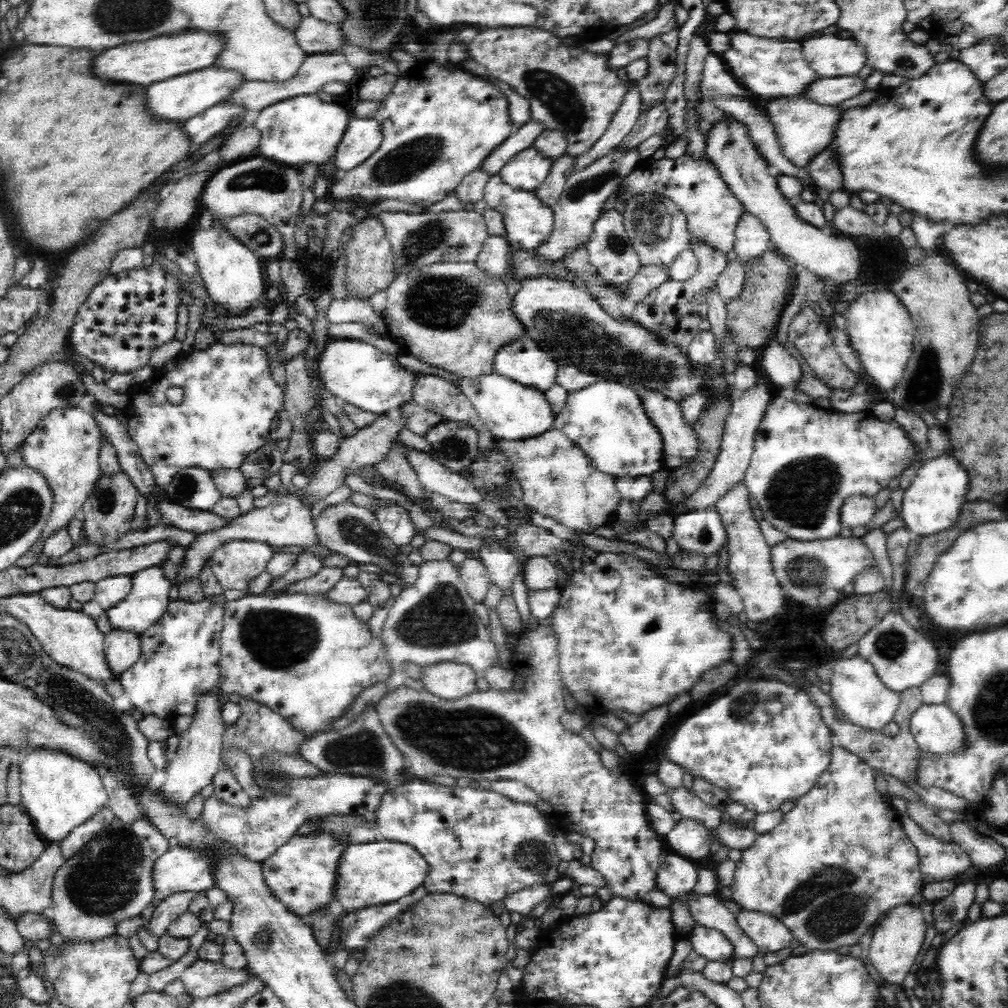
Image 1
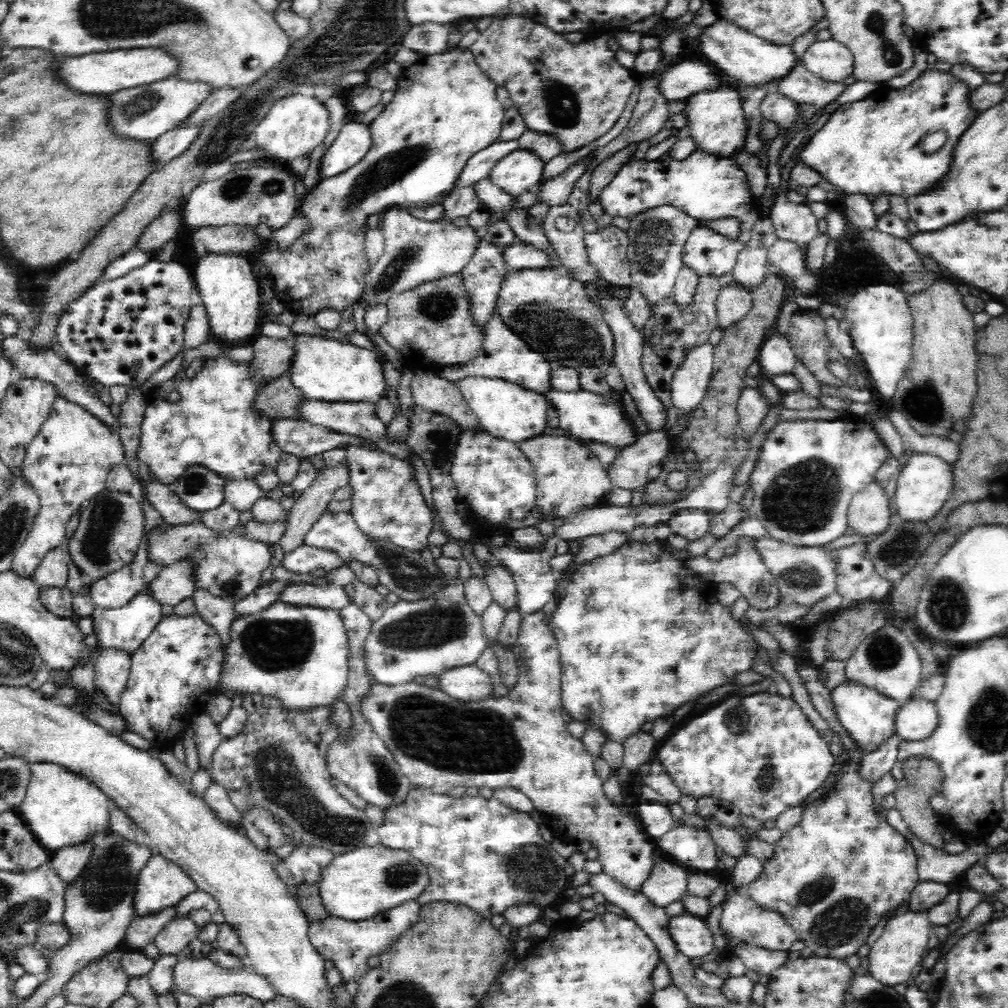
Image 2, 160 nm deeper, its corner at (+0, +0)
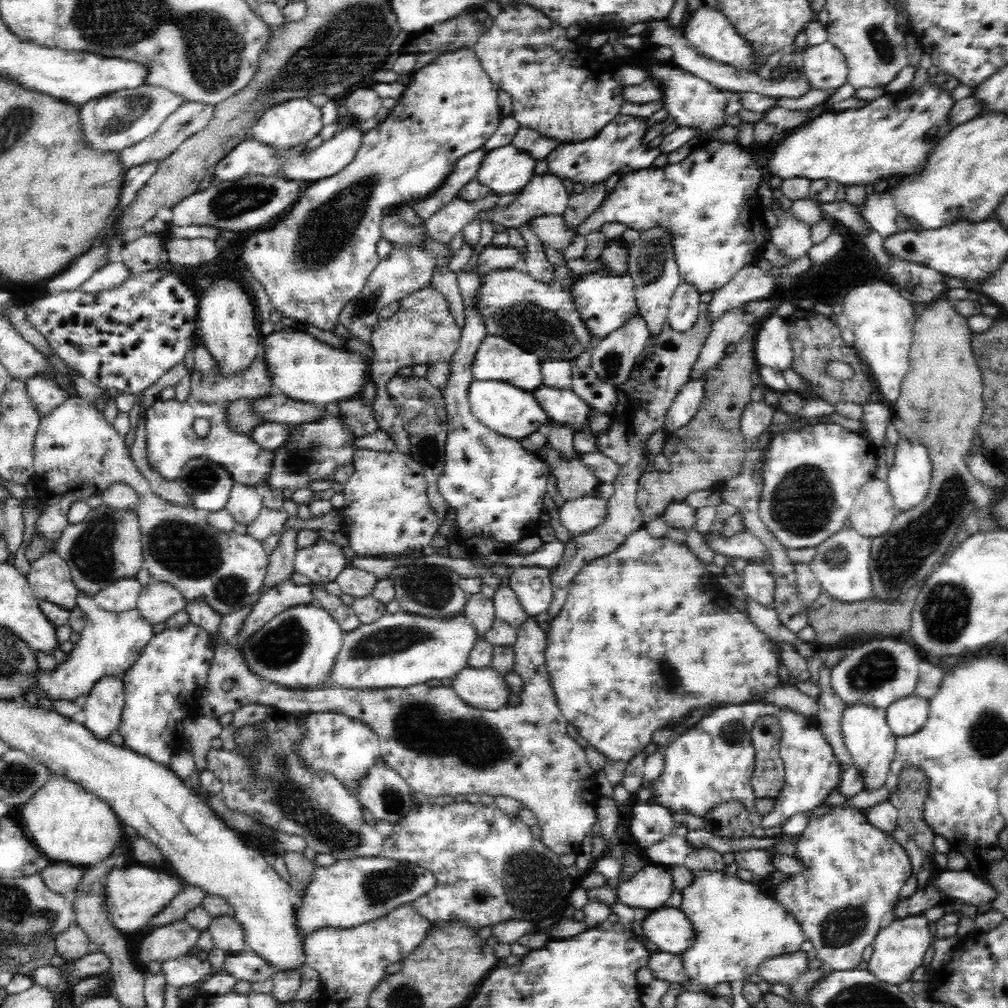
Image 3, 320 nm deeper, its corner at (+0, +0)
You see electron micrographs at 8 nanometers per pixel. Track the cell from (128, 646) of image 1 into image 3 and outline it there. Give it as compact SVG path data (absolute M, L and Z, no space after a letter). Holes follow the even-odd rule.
M122 676L101 678L84 698L82 723L97 739L108 739L121 723L124 708Z

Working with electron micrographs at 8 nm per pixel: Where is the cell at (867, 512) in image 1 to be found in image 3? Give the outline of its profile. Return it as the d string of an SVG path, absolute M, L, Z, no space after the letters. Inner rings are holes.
M873 475L857 495L848 519L860 535L874 539L890 531L897 514L887 482Z

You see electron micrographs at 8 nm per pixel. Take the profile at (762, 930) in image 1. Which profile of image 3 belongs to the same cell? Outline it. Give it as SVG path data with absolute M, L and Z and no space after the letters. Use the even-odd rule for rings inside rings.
M690 870L692 882L682 888L681 904L678 907L691 922L695 937L692 946L684 953L678 953L685 975L685 980L678 983L681 993L698 992L699 994L714 993L714 989L722 983L733 981L750 981L754 975L760 974L760 966L765 960L800 951L802 943L807 939L798 921L784 906L776 902L763 886L756 882L746 882L736 874L726 870Z

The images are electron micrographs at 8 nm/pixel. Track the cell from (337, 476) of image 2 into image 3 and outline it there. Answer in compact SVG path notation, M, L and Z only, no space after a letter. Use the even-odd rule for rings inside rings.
M292 528L284 529L284 536L280 538L276 548L268 556L267 574L263 585L260 586L259 594L267 593L272 587L288 580L295 572L295 555L299 550L296 547L297 533Z

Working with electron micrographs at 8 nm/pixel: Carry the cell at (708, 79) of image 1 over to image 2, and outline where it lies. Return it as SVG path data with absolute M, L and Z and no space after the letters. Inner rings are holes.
M684 58L659 77L658 93L666 100L684 100L692 94L724 86L719 71L707 60Z

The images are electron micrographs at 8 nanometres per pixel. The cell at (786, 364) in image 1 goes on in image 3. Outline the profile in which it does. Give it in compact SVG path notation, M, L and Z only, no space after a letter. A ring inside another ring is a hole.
M772 314L758 323L754 350L758 365L778 371L790 368L792 350L788 320Z

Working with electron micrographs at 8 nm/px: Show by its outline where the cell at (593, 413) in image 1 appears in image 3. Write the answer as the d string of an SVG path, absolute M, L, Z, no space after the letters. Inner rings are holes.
M540 384L530 393L535 395L536 401L551 421L562 422L576 429L586 428L591 407L571 388L557 389Z

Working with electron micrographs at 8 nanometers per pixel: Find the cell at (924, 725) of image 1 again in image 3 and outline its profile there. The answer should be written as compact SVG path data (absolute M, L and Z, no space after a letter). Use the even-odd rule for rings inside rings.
M914 694L892 702L885 709L886 722L892 734L903 737L918 732L927 721L928 702L929 699Z

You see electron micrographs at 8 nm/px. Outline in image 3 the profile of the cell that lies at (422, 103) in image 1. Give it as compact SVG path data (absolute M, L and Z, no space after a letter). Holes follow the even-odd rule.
M462 48L452 53L437 56L431 63L426 65L426 68L422 68L414 76L414 82L408 86L404 96L398 99L398 106L392 110L392 114L381 123L378 123L374 129L363 133L360 149L350 163L344 166L340 172L323 179L318 179L318 182L314 182L310 188L306 188L304 194L300 195L300 198L291 206L287 214L276 221L274 226L268 227L268 230L258 230L244 235L241 239L239 263L250 270L252 276L262 284L262 288L264 288L266 295L270 299L270 304L274 306L273 310L280 312L282 318L292 318L297 322L303 323L305 326L315 326L320 330L334 333L338 325L339 311L346 302L354 299L364 289L367 277L370 276L370 273L380 262L377 246L383 243L381 238L382 210L386 206L392 206L392 204L400 204L400 202L408 204L408 200L420 200L420 198L426 198L428 194L434 193L443 184L444 178L447 178L448 174L452 172L456 162L461 157L464 157L464 154L480 149L483 146L486 140L492 136L492 133L496 132L501 119L504 117L498 105L498 92L499 89L487 76L473 50Z

